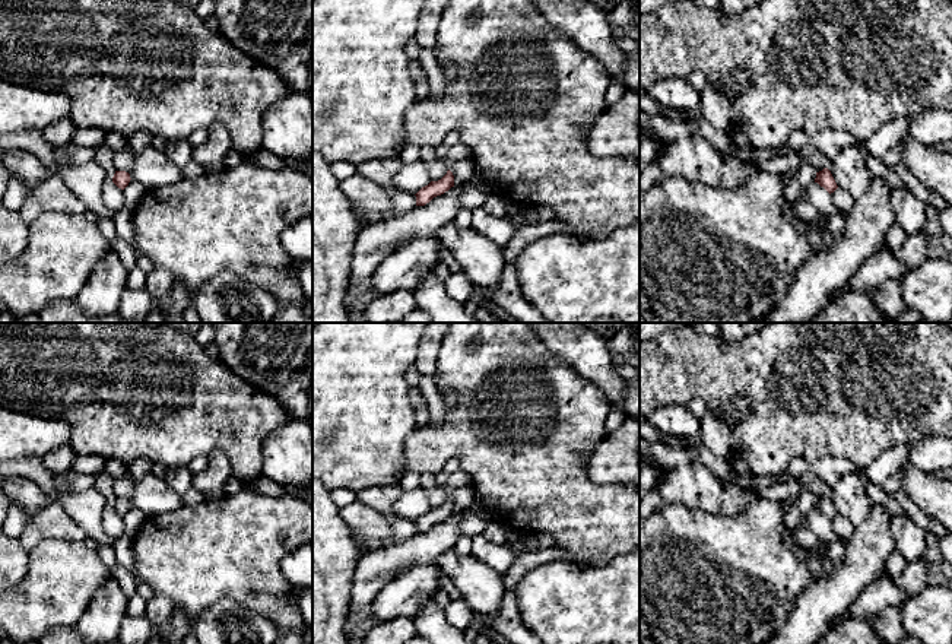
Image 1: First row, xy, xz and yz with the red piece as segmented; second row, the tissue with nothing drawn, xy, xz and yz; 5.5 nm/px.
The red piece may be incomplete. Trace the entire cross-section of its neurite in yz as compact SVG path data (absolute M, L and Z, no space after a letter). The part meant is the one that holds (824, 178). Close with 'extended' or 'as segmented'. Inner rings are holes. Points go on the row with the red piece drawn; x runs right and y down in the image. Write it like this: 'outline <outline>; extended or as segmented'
outline M824 168L822 171L816 172L815 183L818 183L821 187L824 187L829 194L838 188L837 183L828 168Z; as segmented

